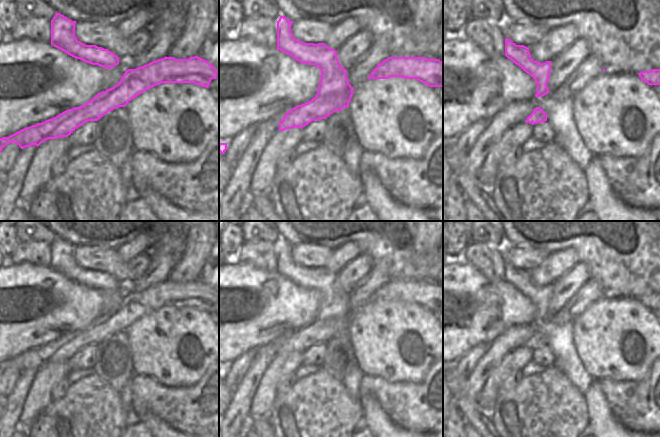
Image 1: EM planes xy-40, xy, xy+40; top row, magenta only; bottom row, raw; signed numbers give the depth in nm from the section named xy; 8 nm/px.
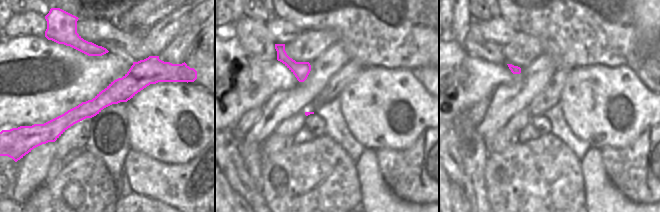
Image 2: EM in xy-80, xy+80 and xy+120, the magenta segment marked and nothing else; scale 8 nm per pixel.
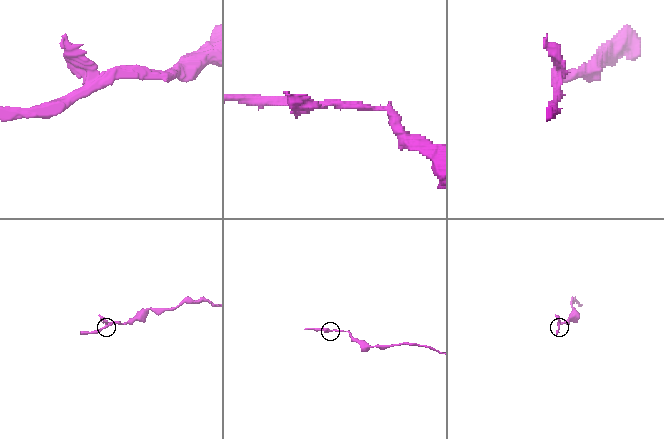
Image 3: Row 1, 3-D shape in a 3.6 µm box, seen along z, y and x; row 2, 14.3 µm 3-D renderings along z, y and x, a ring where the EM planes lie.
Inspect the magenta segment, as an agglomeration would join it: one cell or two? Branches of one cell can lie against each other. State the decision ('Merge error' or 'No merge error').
No merge error

